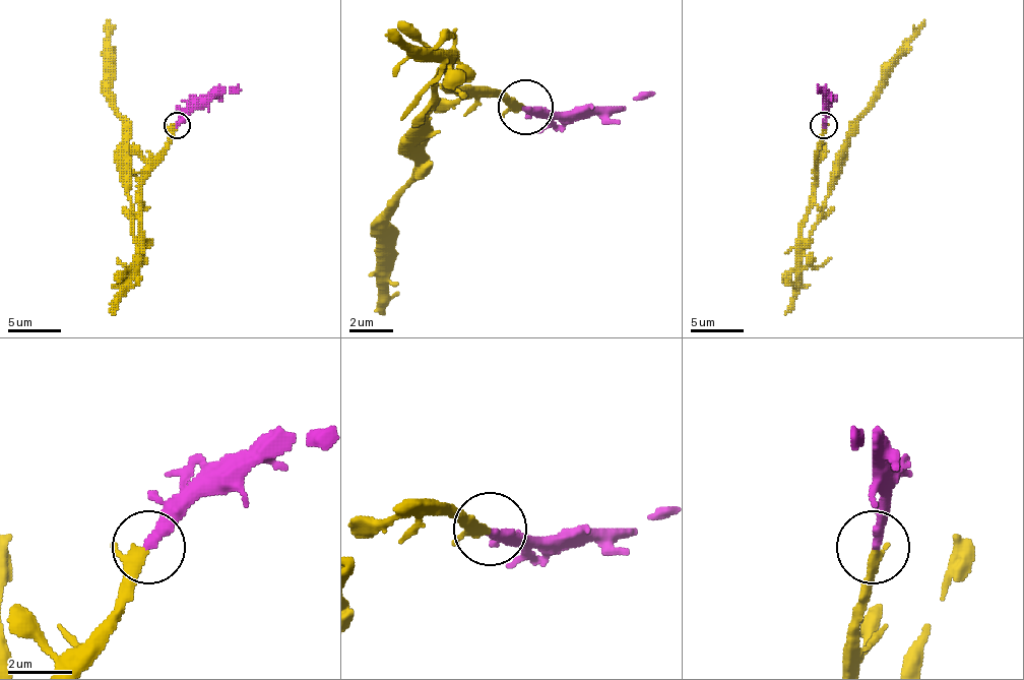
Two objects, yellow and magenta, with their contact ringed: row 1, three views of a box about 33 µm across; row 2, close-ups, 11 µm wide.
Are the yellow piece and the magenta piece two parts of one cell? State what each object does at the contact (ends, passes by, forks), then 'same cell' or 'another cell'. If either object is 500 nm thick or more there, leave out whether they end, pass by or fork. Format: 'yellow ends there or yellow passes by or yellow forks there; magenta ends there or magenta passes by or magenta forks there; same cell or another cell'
yellow passes by; magenta ends there; same cell

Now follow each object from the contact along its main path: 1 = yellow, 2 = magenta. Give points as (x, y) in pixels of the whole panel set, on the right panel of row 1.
1: (823, 124), (805, 242), (849, 124), (877, 89), (882, 68), (924, 20)
2: (823, 124), (826, 89), (818, 89)

